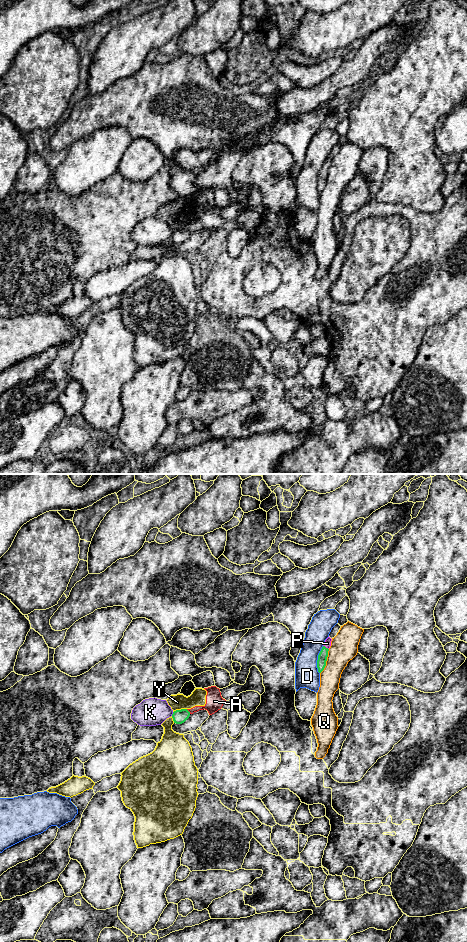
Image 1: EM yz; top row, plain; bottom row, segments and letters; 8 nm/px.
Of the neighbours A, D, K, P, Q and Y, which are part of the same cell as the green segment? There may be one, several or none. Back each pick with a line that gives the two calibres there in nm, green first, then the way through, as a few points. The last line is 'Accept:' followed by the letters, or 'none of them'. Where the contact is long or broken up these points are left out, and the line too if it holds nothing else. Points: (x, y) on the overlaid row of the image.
P: Thickness 80 nm (green) against 60 nm. Path across: yz (322, 657), (325, 647), (327, 643)
Accept: P

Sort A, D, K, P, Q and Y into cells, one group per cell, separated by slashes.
A Y / D / K / P / Q

